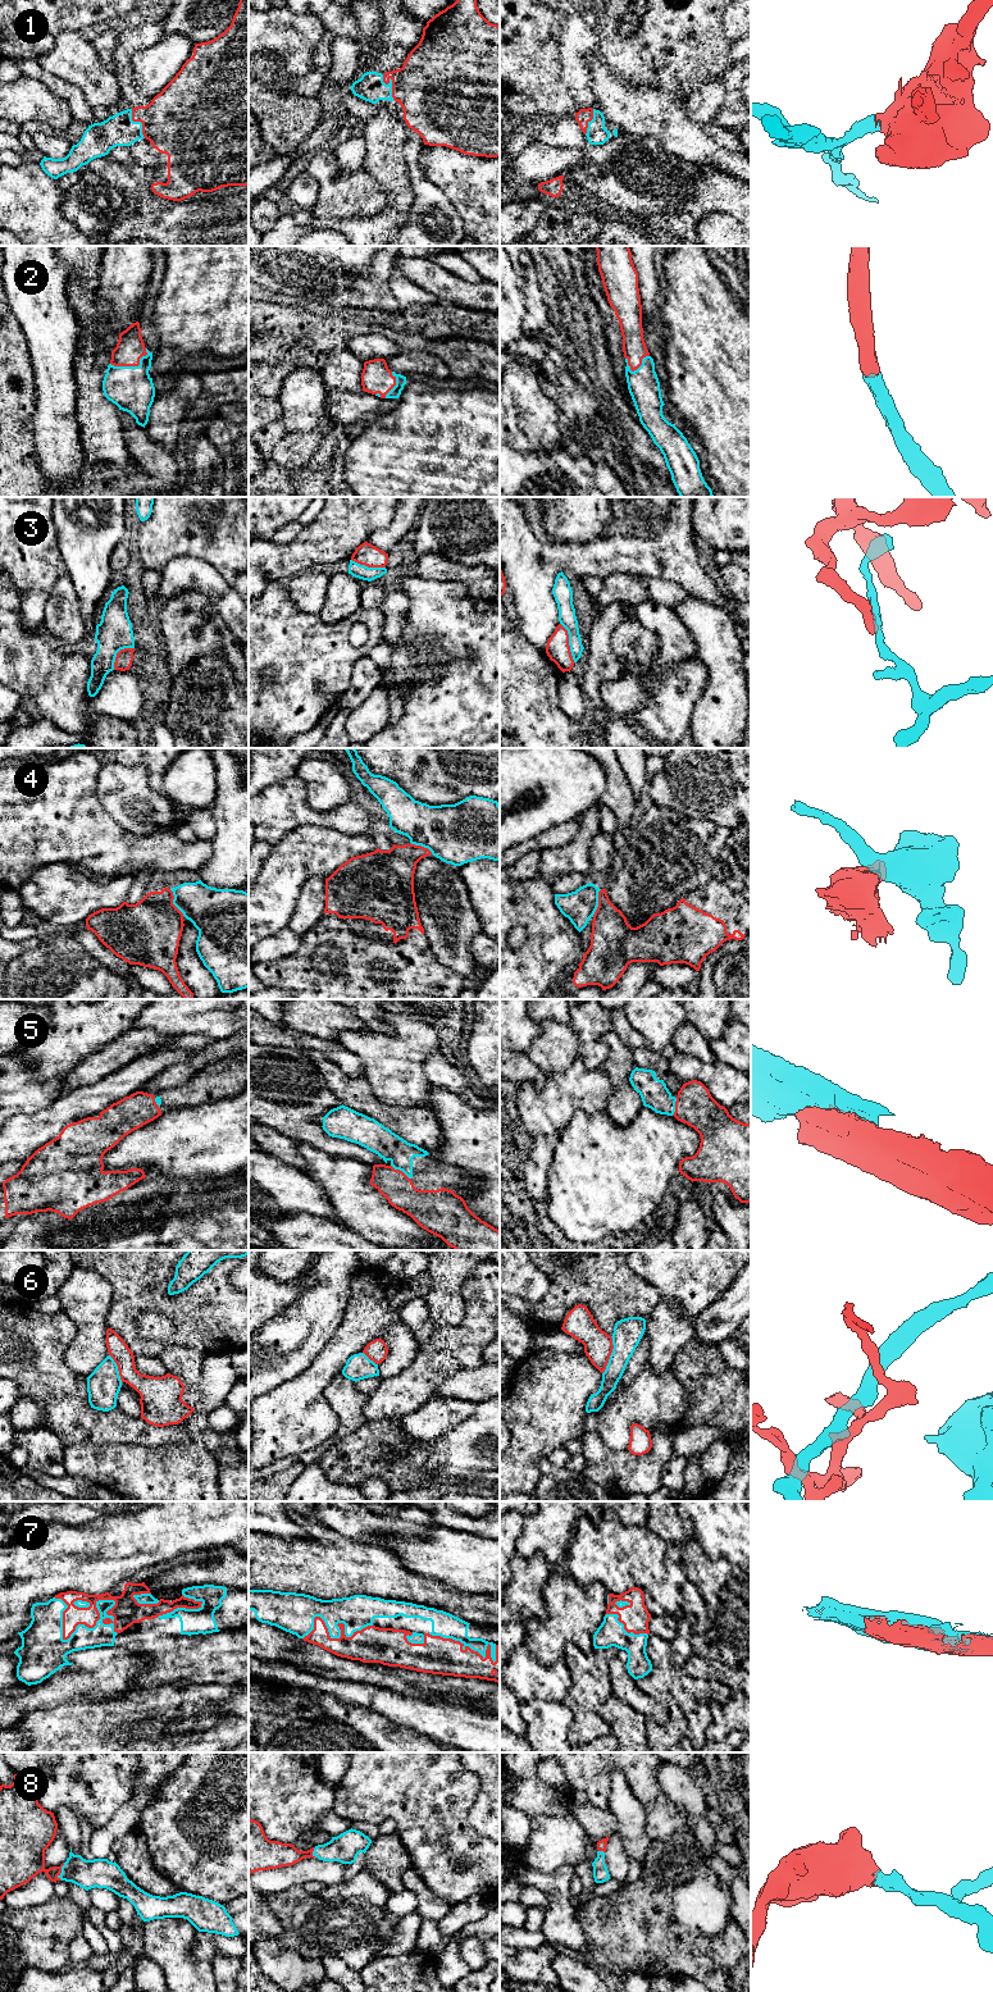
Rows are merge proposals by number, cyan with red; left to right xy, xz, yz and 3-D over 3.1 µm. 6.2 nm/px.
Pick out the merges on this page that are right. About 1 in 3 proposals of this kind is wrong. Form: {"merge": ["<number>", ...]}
{"merge": ["1", "2", "5", "7", "8"]}

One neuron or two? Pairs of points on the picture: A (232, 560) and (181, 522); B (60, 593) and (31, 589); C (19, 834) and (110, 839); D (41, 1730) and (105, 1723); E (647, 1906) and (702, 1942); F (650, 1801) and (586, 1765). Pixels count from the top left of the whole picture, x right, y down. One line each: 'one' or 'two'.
A: one
B: two
C: one
D: one
E: two
F: one

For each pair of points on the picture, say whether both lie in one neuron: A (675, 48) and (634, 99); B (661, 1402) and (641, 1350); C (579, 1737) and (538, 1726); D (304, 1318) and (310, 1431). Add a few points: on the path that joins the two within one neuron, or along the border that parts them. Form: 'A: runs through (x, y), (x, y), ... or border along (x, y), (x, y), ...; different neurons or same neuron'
A: border along (615, 76), (636, 85), (657, 87), (673, 94); different neurons
B: border along (646, 1364), (625, 1387); different neurons
C: border along (563, 1704), (573, 1714), (573, 1724), (568, 1738); different neurons
D: border along (324, 1344), (318, 1357), (303, 1372), (281, 1385); different neurons

